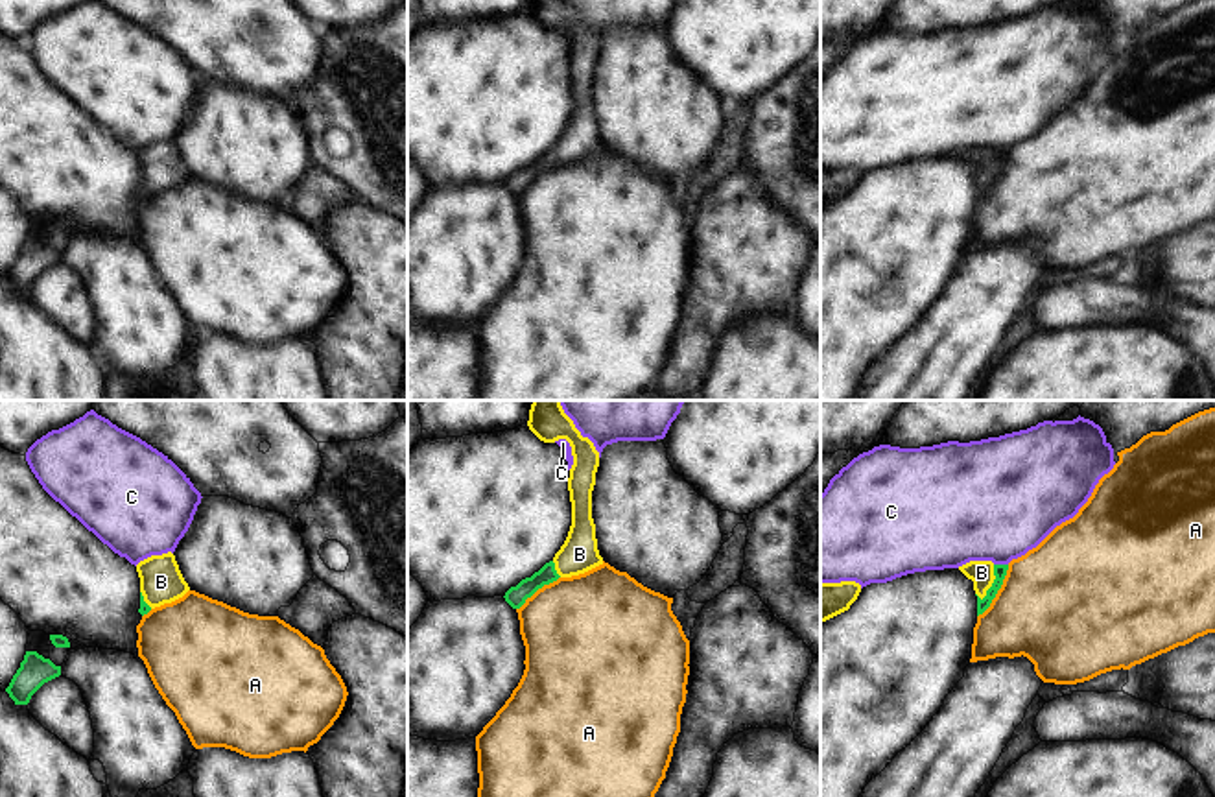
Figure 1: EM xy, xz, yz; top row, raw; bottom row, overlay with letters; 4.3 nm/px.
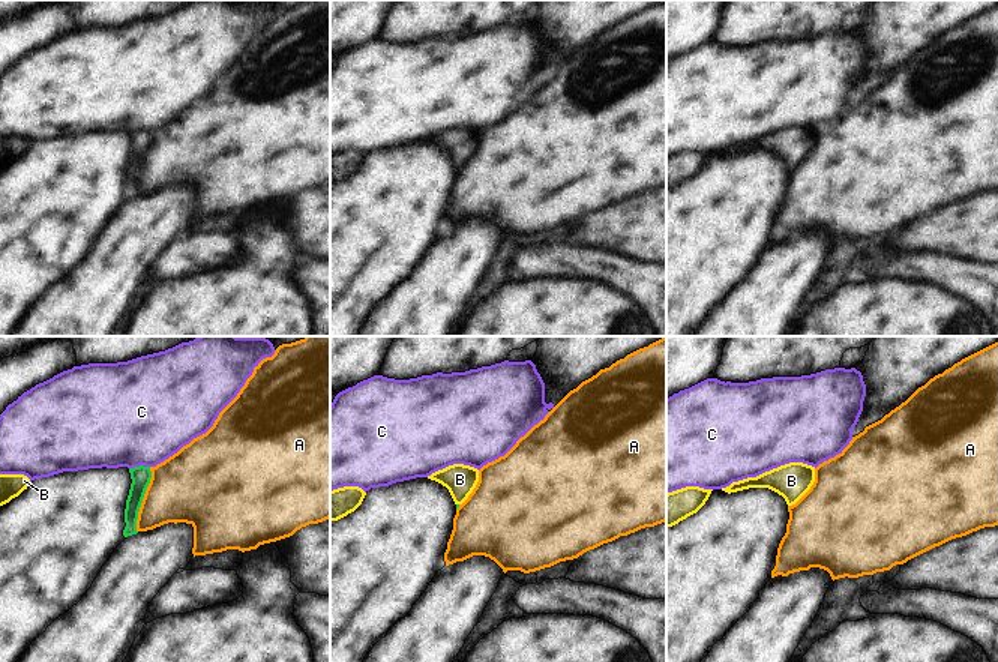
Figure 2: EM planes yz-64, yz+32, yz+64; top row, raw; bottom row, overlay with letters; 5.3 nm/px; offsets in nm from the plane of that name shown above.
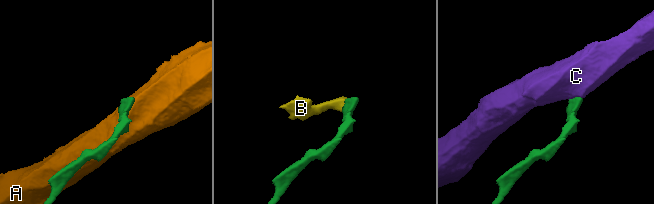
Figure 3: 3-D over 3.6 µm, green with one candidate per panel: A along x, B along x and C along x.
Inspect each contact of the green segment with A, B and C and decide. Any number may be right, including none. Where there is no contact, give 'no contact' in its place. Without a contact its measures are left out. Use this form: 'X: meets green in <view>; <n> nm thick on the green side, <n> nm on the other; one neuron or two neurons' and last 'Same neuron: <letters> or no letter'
A: meets green in yz; 60 nm thick on the green side, 480 nm on the other; two neurons
B: meets green in yz; 60 nm thick on the green side, 110 nm on the other; one neuron
C: meets green in yz; 60 nm thick on the green side, 460 nm on the other; two neurons
Same neuron: B

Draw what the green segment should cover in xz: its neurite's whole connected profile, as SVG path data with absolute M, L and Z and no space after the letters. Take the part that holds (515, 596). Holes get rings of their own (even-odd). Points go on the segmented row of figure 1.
M533 400L527 426L544 443L566 439L572 446L573 465L568 478L572 526L555 557L505 592L503 598L513 609L520 609L538 589L559 577L579 576L603 565L592 518L592 491L599 452L588 437L581 435L573 421L564 413L560 400Z

